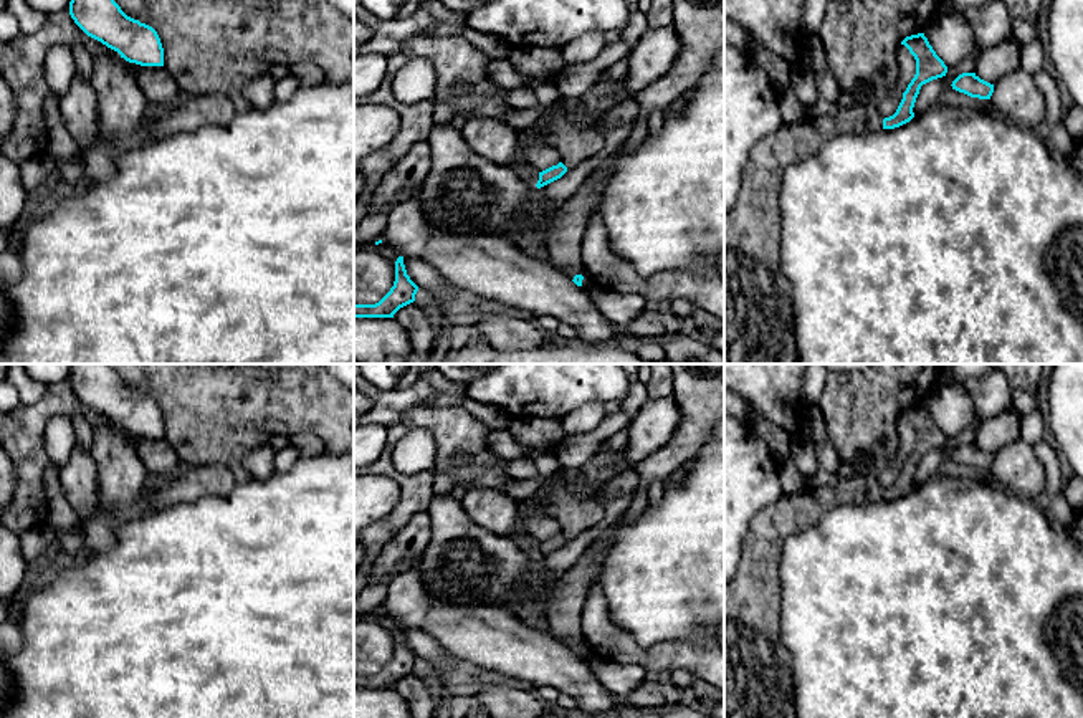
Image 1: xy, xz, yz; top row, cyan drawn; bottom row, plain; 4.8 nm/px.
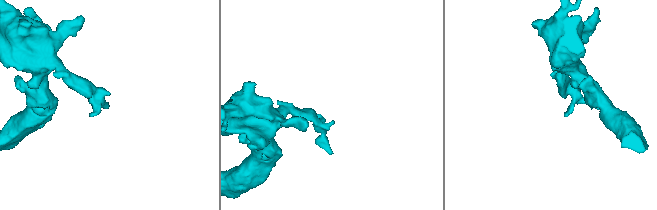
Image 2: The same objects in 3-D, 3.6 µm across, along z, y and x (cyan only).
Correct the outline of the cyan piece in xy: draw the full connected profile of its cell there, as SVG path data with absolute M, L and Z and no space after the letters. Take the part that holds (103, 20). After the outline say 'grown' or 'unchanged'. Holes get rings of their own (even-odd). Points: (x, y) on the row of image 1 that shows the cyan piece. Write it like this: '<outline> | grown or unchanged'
M71 0L69 15L91 38L141 66L164 66L157 31L127 17L114 0Z | unchanged

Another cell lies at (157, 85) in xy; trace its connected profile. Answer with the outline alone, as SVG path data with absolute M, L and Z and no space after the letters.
M131 63L131 66L150 106L172 104L182 98L179 84L164 66L141 66L136 63Z

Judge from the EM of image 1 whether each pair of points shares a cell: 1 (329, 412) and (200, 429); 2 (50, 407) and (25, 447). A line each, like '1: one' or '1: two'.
1: one
2: one

